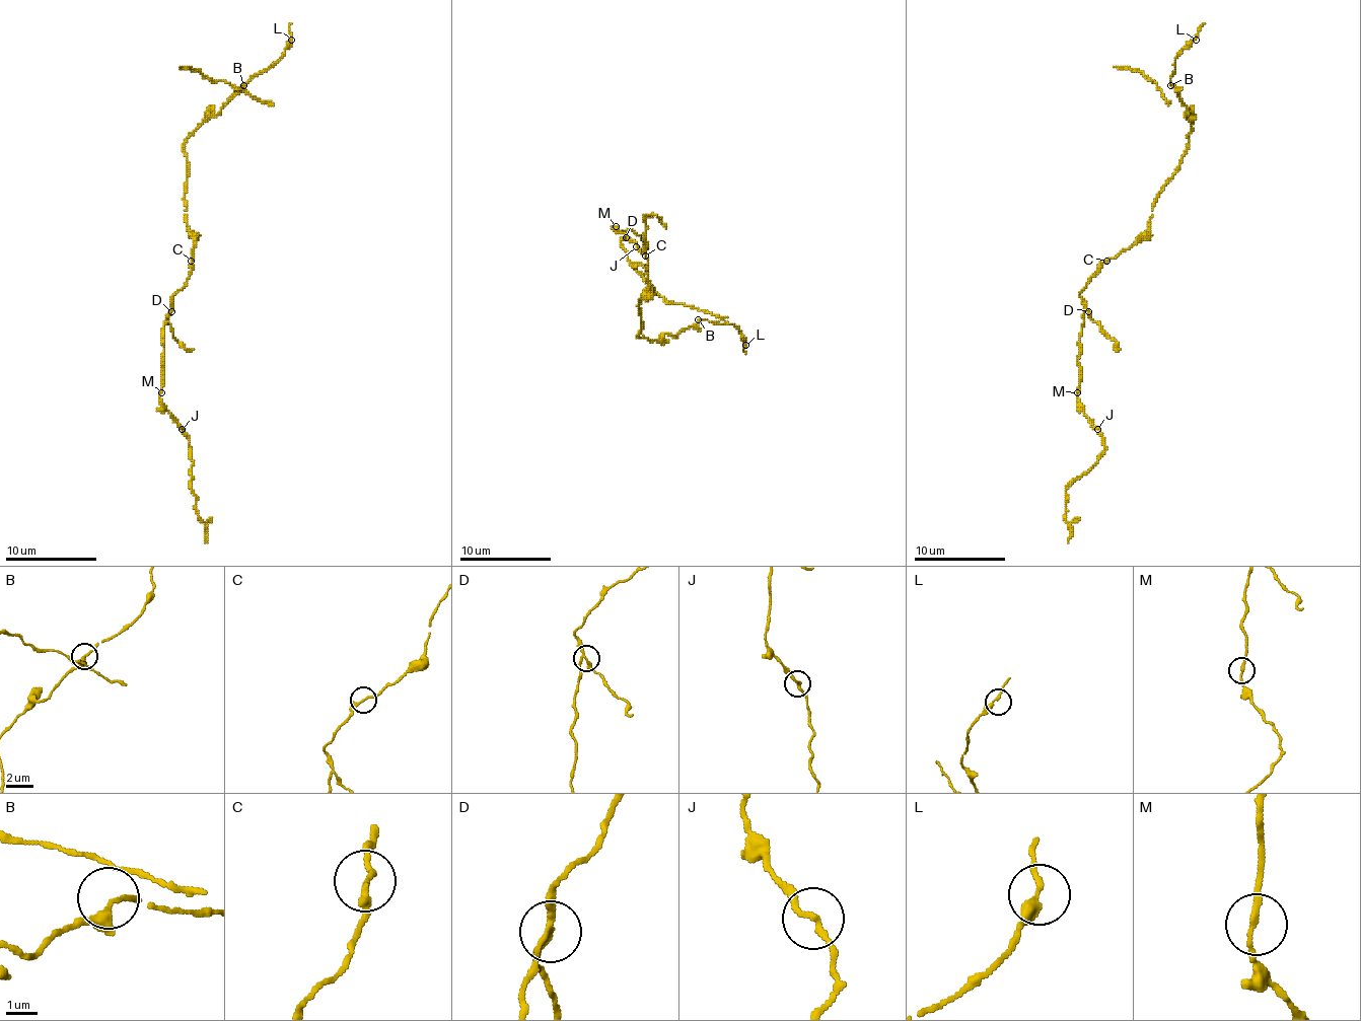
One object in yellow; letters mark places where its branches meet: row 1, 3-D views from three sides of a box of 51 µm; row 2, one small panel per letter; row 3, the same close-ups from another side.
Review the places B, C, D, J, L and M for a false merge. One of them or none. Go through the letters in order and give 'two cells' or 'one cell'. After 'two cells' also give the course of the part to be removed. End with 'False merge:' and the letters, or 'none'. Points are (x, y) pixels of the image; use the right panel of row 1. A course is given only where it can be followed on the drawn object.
B: one cell
C: one cell
D: two cells; foreign part runs (1088, 310), (1116, 349), (1121, 349)
J: one cell
L: one cell
M: one cell
False merge: D

